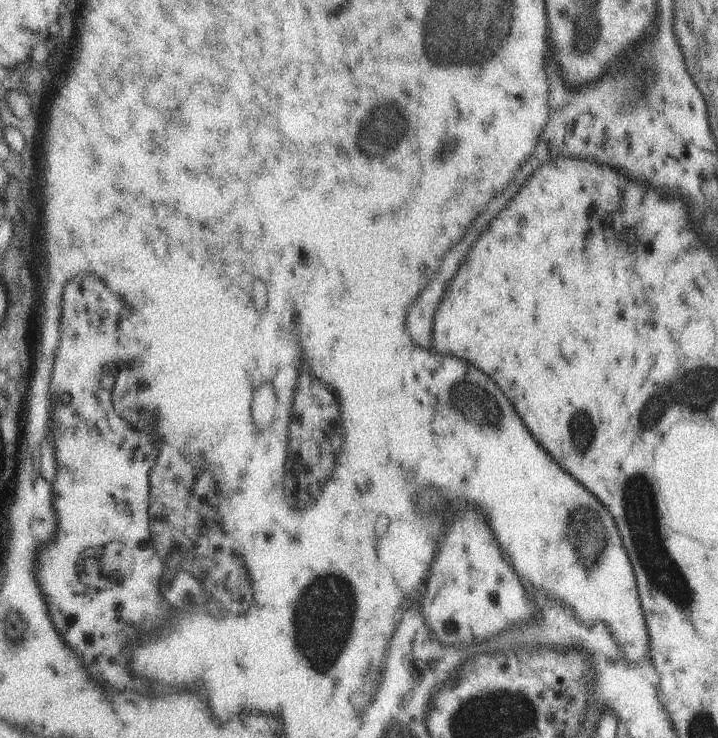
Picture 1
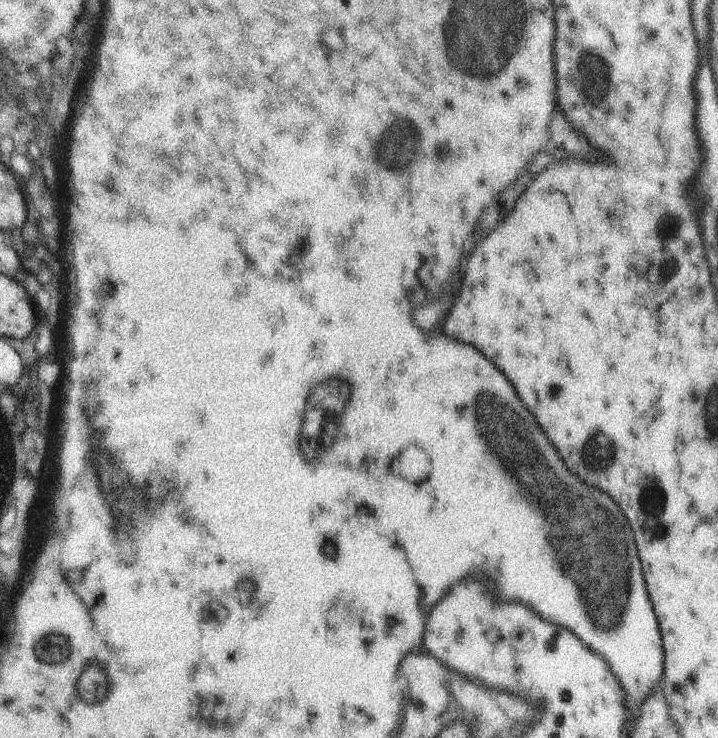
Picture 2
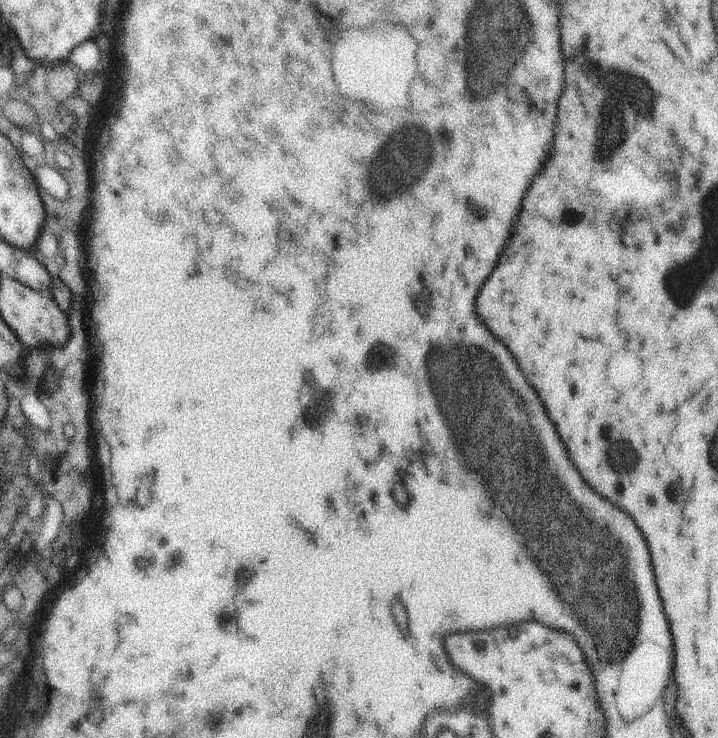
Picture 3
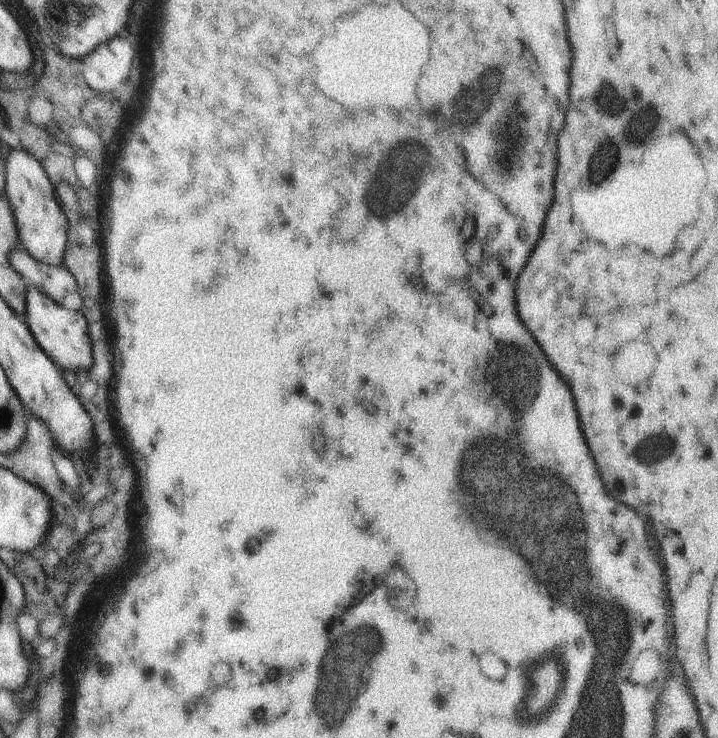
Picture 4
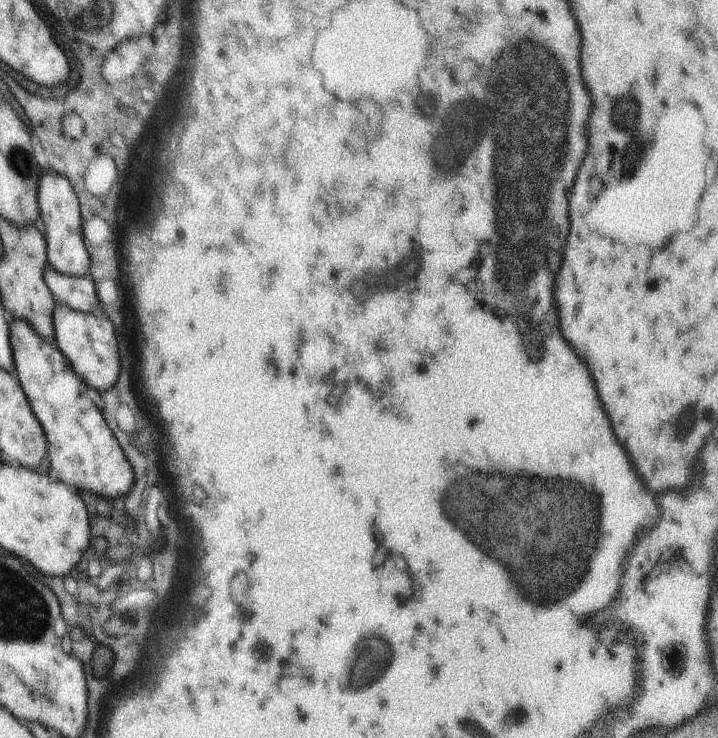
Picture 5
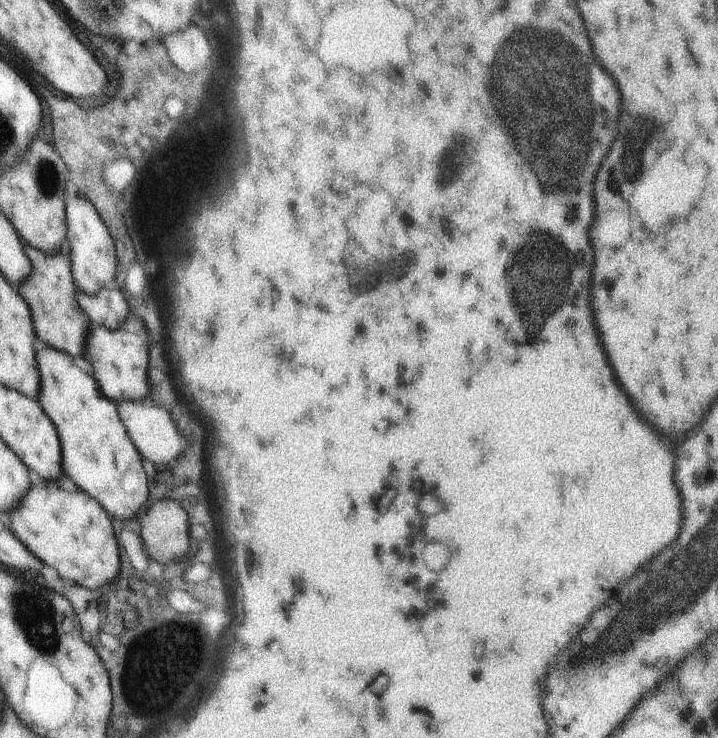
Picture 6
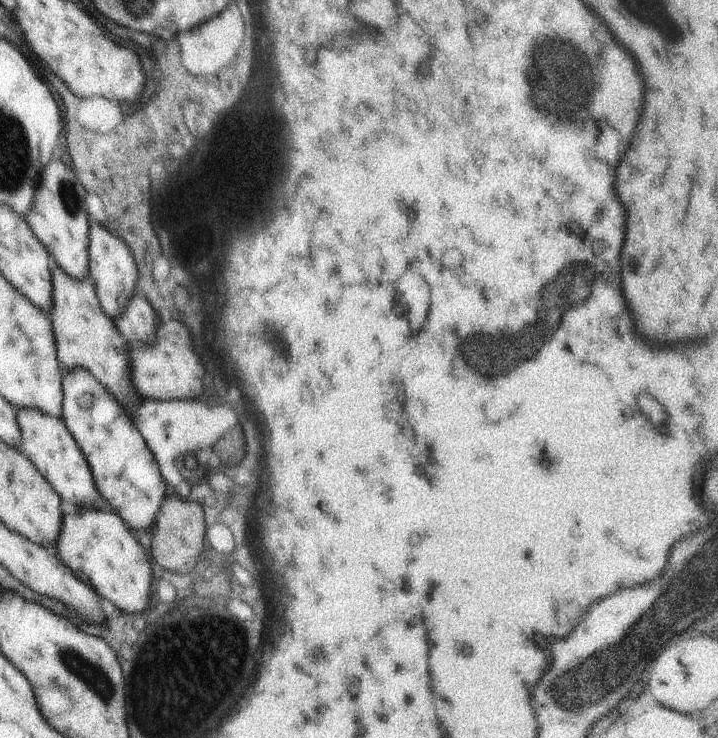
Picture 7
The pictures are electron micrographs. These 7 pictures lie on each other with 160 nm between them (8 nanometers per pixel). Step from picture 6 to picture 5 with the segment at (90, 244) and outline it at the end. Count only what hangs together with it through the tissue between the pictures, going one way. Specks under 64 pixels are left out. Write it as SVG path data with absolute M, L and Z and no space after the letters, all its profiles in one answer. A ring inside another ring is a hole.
M44 170L37 180L37 205L40 216L38 225L43 225L47 248L47 262L62 274L82 277L89 274L90 256L82 239L80 203L70 181L54 170Z

